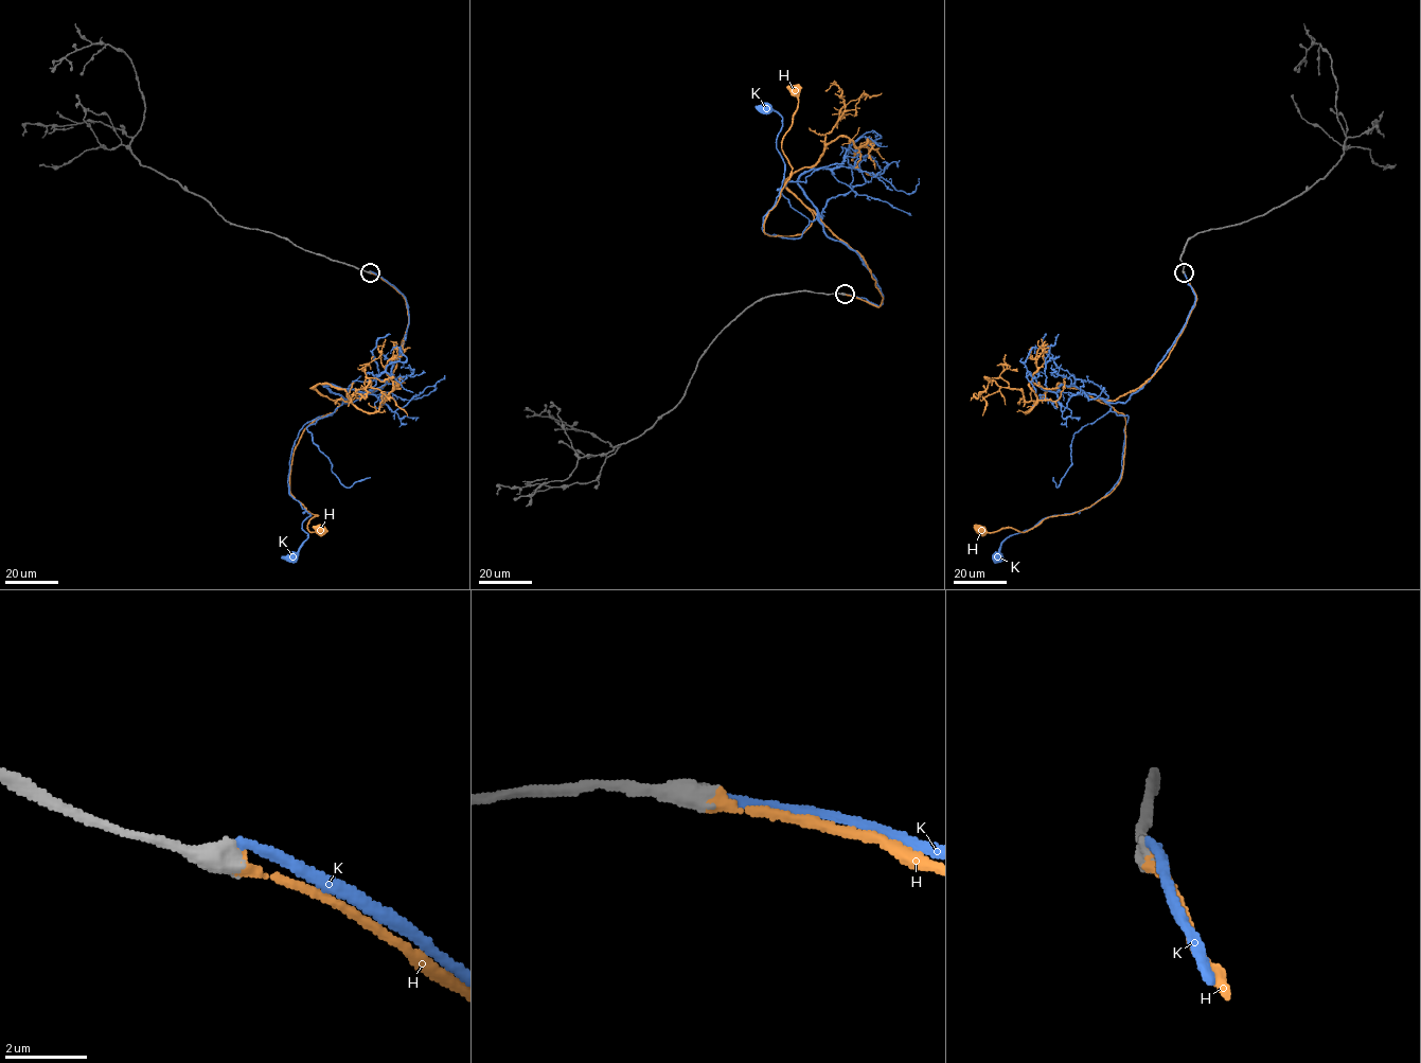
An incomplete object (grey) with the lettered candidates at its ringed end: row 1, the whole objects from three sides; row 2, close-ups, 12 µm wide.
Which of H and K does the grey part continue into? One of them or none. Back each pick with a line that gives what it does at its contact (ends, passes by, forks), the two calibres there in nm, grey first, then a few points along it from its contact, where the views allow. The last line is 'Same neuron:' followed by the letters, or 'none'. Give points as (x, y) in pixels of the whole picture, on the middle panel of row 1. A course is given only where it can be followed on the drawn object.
H: It ends there. Thickness 600 nm (grey) against 320 nm. Its course: (845, 294), (883, 297), (812, 210), (802, 233), (764, 232), (789, 176), (794, 90)
Same neuron: H

